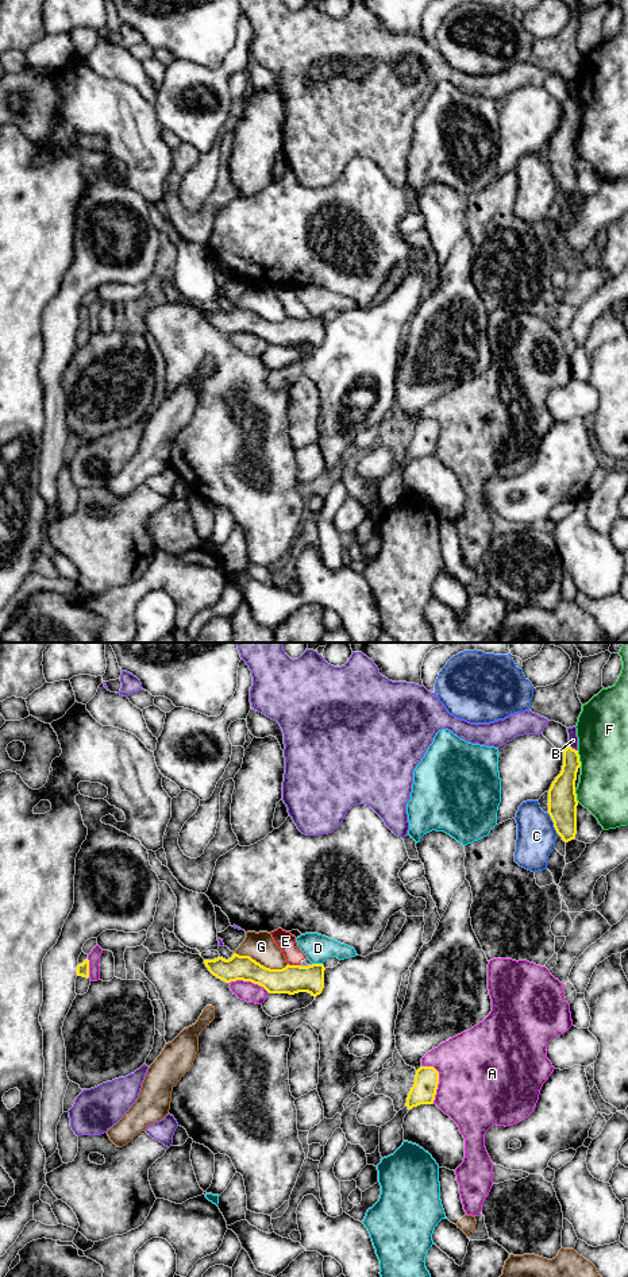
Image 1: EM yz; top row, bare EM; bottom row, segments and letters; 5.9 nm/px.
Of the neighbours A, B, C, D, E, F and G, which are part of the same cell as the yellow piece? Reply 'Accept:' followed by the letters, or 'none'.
Accept: none

